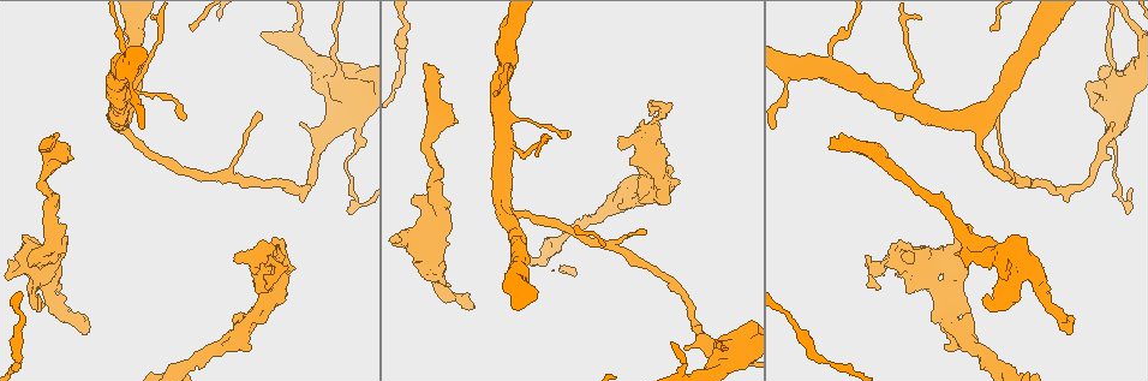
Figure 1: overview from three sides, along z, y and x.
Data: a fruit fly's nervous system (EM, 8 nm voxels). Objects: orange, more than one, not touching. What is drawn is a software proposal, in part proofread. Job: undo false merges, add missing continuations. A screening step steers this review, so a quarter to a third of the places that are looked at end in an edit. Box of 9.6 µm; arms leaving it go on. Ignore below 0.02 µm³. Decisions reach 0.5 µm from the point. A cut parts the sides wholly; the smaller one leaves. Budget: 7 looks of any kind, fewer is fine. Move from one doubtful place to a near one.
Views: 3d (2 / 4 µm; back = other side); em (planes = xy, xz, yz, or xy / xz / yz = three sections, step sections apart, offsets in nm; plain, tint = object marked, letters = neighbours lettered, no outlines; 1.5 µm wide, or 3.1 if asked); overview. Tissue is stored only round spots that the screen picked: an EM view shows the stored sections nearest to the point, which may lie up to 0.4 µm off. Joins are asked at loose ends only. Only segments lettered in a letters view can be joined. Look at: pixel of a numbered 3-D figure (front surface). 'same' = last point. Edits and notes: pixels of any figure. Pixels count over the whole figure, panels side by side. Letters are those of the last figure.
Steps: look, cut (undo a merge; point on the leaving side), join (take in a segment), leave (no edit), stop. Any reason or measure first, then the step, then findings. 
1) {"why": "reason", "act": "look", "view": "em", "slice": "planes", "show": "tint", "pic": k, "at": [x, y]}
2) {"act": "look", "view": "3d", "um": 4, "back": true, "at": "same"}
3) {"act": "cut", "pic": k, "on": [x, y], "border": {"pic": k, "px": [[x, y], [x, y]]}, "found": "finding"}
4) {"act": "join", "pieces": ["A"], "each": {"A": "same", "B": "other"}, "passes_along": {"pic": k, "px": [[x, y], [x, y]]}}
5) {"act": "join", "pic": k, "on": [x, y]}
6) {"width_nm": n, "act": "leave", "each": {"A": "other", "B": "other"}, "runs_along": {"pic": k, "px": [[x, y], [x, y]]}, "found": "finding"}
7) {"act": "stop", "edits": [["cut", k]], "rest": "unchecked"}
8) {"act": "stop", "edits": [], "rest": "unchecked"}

{"why": "thin end", "act": "look", "view": "em", "slice": "planes", "show": "tint", "pic": 1, "at": [154, 17]}

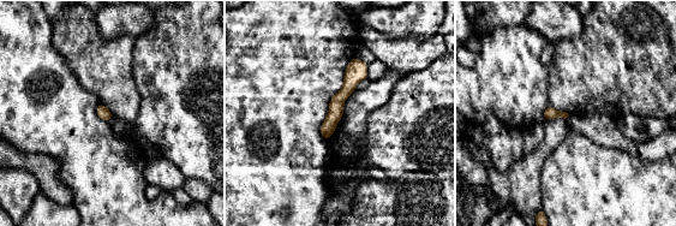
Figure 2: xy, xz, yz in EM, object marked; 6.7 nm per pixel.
{"act": "look", "view": "em", "slice": "planes", "show": "letters", "at": "same"}

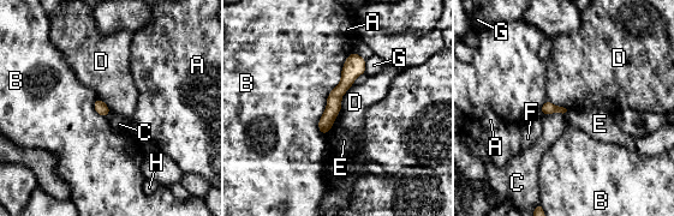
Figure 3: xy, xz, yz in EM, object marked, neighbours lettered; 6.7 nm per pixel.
{"act": "leave", "each": {"A": "other", "B": "other", "C": "other", "D": "other", "E": "other", "F": "other", "G": "other", "H": "other"}, "border": {"pic": 3, "px": [[353, 50], [318, 121], [323, 136]]}, "found": "no lettered segment goes on from it"}

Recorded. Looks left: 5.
{"why": "branch stops here", "act": "look", "view": "3d", "um": 2, "back": true, "pic": 1, "at": [1073, 317]}

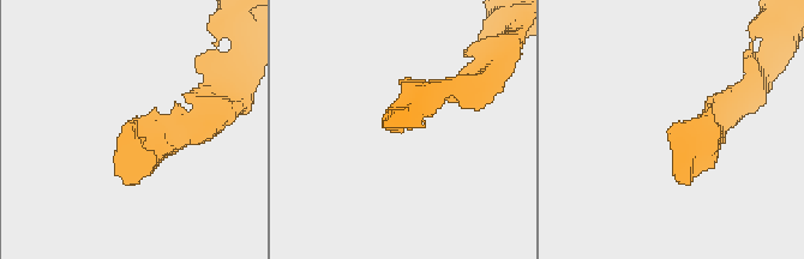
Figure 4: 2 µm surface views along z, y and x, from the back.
{"why": "now the EM", "act": "look", "view": "em", "slice": "planes", "show": "tint", "pic": 4, "at": [136, 124]}

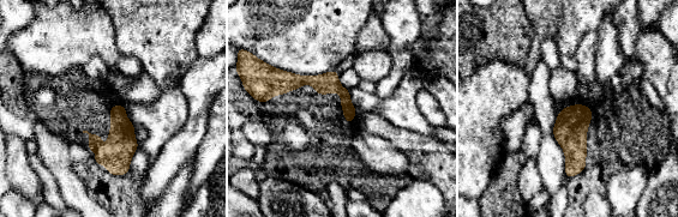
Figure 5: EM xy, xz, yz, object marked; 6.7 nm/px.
{"act": "look", "view": "em", "slice": "planes", "show": "letters", "at": "same"}

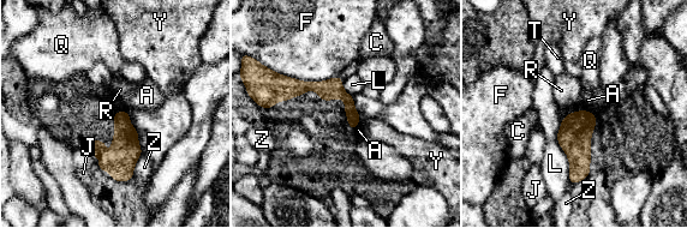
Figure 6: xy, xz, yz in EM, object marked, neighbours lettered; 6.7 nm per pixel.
{"width_nm": 140, "act": "leave", "each": {"A": "other", "C": "other", "F": "other", "J": "other", "L": "other", "Q": "other", "R": "other", "T": "other", "Y": "other", "Z": "other"}, "border": {"pic": 6, "px": [[560, 121], [557, 143], [571, 182]]}, "found": "none of them fits"}

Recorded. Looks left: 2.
{"act": "stop", "edits": [], "rest": "unchecked"}

